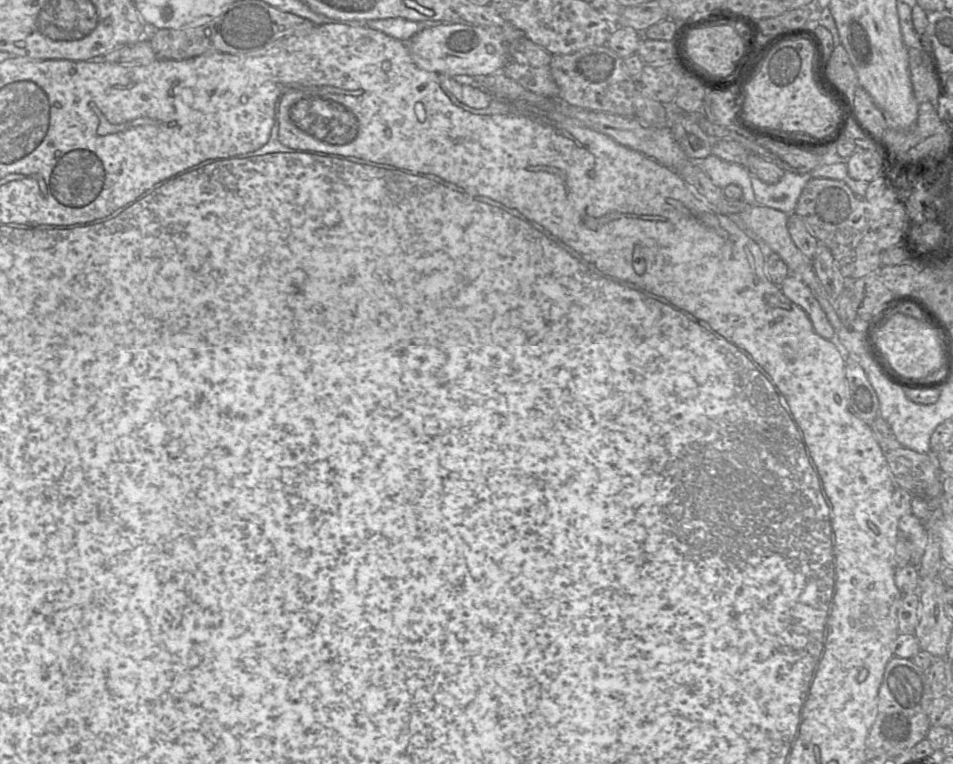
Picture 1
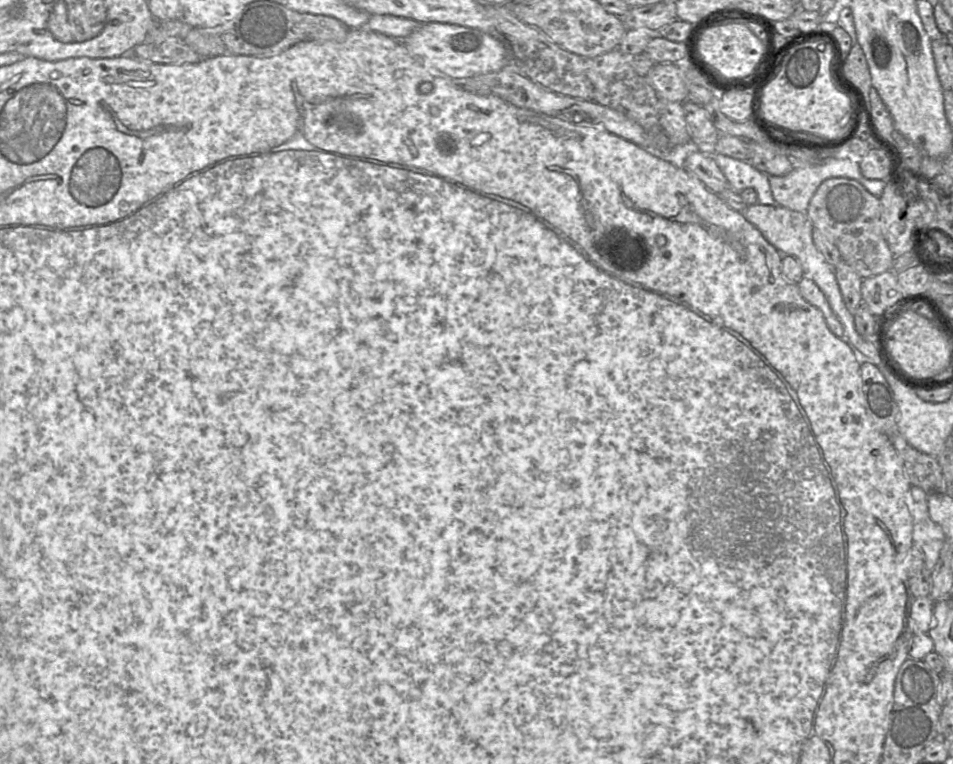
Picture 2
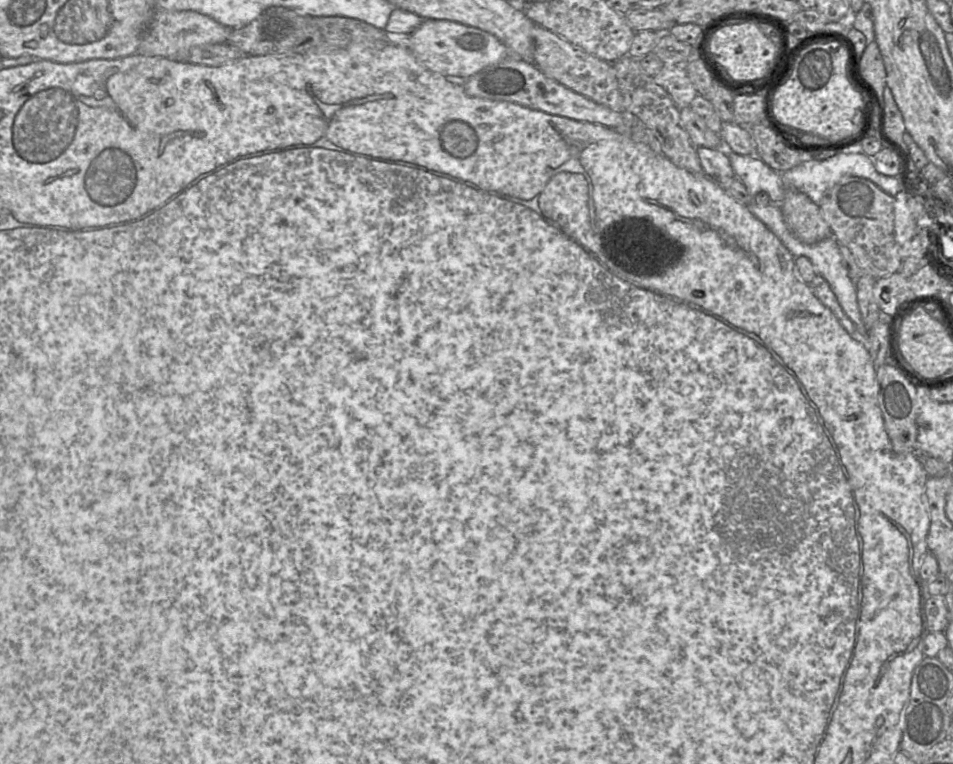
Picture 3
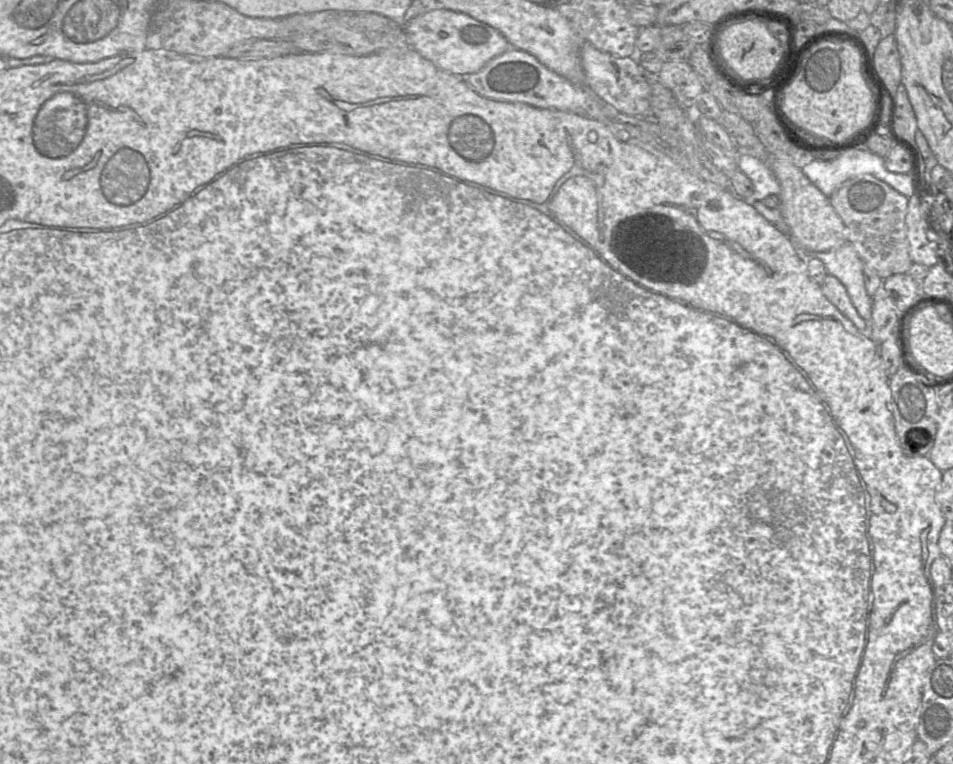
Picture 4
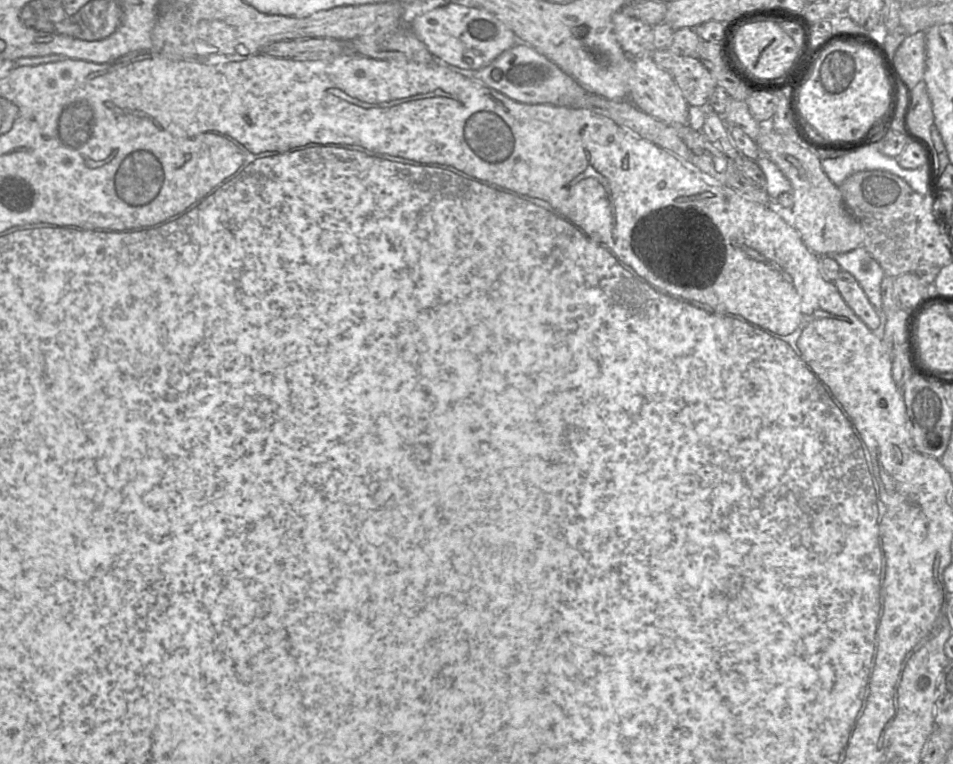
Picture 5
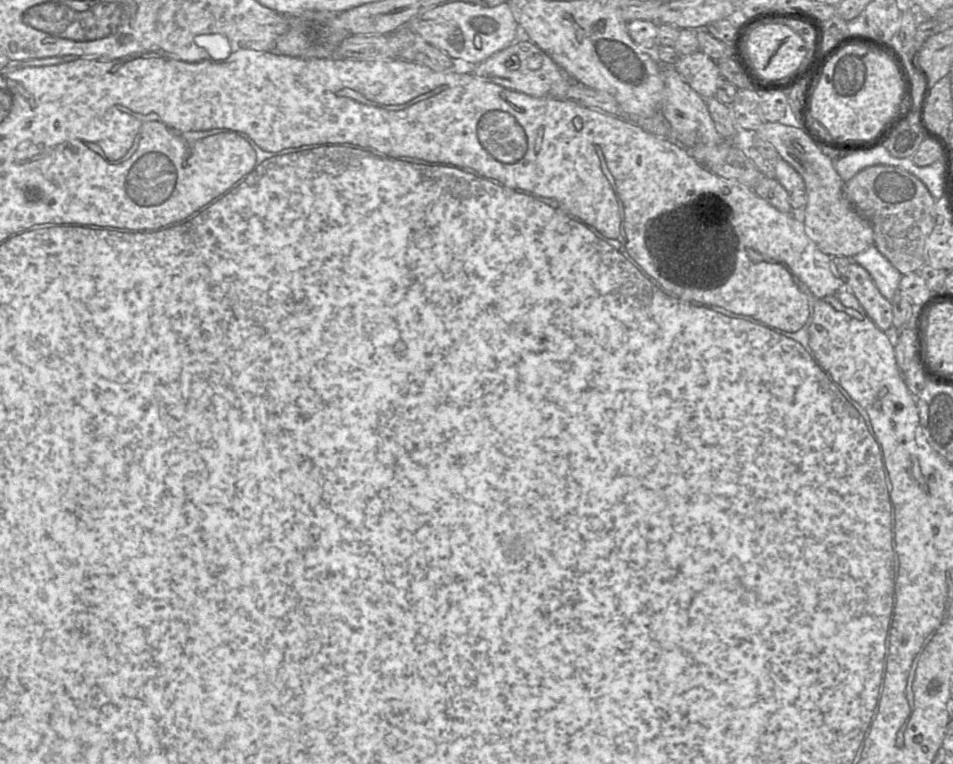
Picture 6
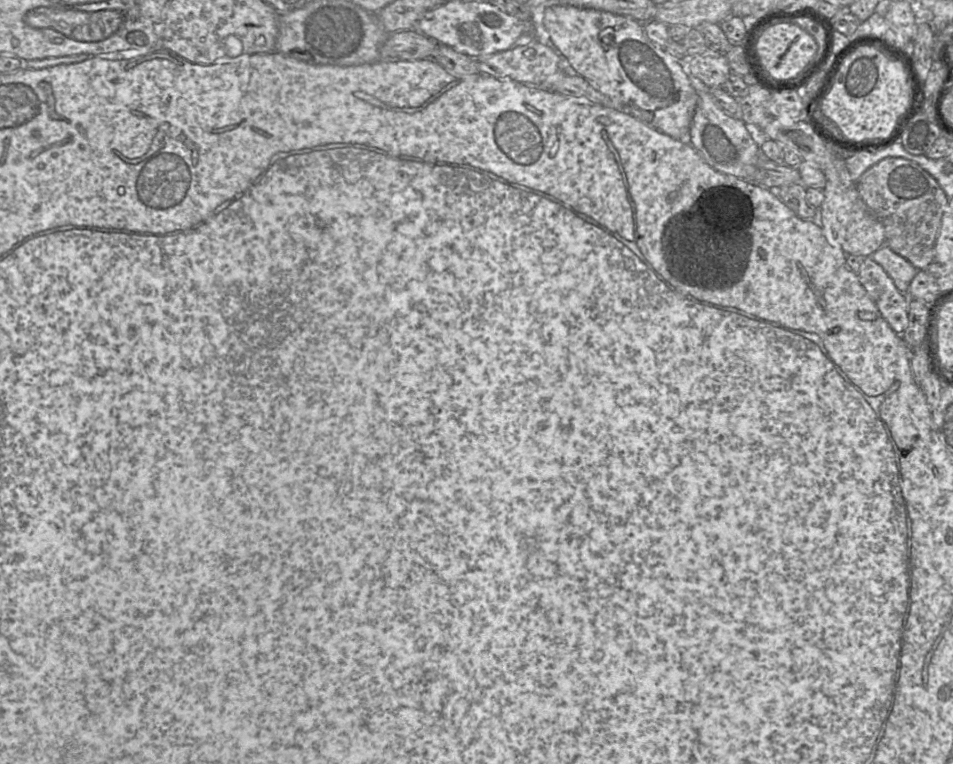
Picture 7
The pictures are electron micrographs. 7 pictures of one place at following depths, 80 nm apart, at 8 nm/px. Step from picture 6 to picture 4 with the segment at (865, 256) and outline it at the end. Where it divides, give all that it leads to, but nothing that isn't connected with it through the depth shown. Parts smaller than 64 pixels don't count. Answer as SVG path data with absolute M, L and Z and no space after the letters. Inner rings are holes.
M844 244L825 252L805 252L804 257L813 257L825 265L828 275L836 277L846 288L859 317L851 318L864 332L864 320L870 321L873 299L865 285L864 263L850 244Z

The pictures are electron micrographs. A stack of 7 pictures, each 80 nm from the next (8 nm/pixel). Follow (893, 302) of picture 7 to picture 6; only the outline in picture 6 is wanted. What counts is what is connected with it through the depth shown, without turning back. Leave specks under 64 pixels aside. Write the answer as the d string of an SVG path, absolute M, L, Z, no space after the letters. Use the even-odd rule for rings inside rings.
M853 263L847 269L845 282L874 324L882 331L891 331L892 304L880 293L869 272Z

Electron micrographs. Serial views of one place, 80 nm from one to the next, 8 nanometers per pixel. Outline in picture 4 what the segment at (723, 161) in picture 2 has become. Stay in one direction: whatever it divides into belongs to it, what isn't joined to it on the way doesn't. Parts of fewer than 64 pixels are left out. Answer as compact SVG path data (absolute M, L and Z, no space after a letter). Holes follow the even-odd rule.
M738 155L737 167L752 181L755 201L770 195L780 195L780 184L766 161L750 155Z

